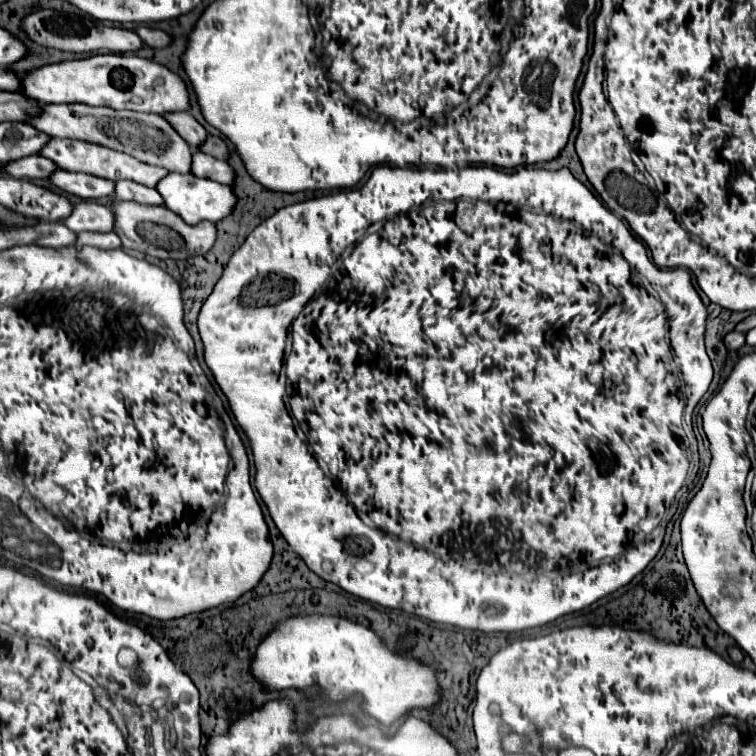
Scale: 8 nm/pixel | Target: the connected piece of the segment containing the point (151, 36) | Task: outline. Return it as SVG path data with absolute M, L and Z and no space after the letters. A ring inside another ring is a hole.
M136 26L134 32L140 36L140 40L146 46L154 46L154 48L162 48L164 44L168 44L170 36L162 30L154 30L154 28L146 28L146 26Z

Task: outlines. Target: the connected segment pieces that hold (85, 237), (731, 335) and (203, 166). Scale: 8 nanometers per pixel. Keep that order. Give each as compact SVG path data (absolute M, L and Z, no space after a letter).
M80 232L76 236L74 248L84 248L84 246L94 246L100 250L114 250L120 248L120 238L114 232Z
M728 332L724 336L724 344L728 350L738 350L744 346L744 334L742 332Z
M200 150L192 152L192 174L198 178L216 180L226 186L232 184L232 168L228 168L228 164L224 160L218 160Z

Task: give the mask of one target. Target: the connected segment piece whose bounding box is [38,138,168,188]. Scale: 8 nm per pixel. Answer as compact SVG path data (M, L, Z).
M52 138L42 146L38 156L52 160L58 168L68 170L68 172L86 172L86 174L94 174L100 178L108 178L108 180L134 180L134 182L140 182L140 184L152 186L152 188L156 186L156 180L164 178L168 174L168 170L144 164L144 162L140 162L140 160L136 160L124 152L116 152L116 150L106 148L106 146L90 144L90 142L82 142L82 140Z

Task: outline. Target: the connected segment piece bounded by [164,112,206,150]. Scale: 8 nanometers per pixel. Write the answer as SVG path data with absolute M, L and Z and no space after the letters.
M168 112L164 118L170 122L170 126L188 142L188 146L194 150L206 140L206 130L192 118L188 112Z

